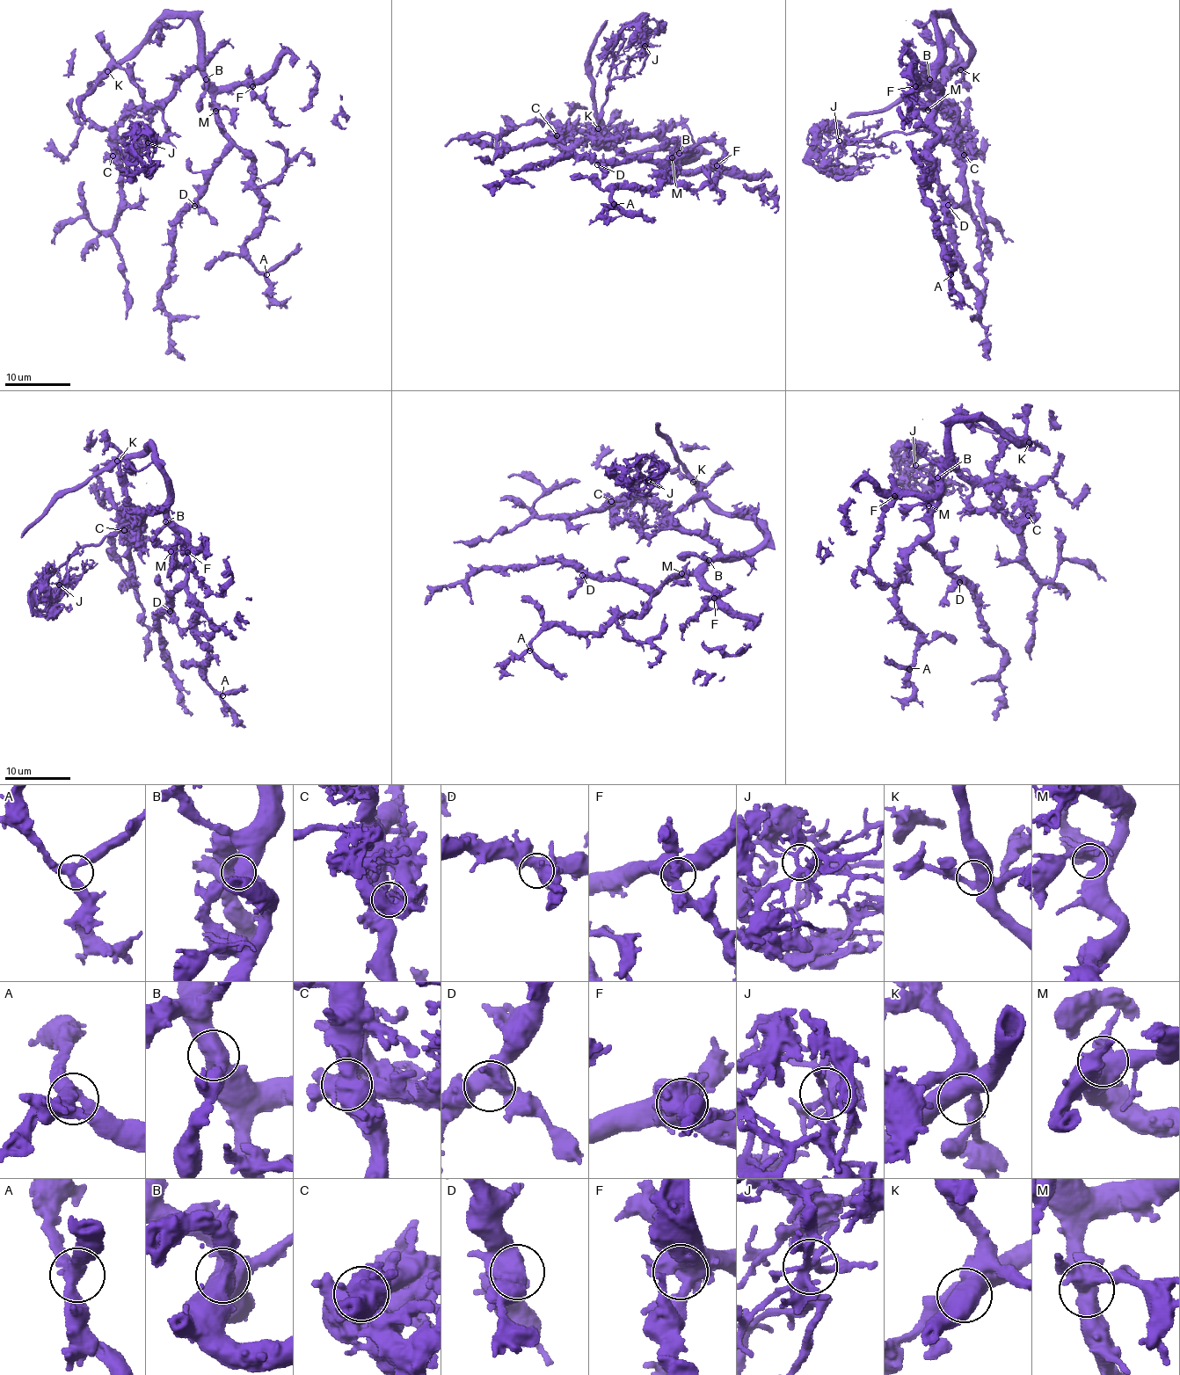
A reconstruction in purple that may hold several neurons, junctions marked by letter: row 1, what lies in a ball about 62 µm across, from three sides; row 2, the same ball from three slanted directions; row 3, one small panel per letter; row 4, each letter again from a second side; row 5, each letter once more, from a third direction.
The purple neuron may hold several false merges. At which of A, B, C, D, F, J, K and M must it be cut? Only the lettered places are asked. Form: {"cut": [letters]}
{"cut": ["C"]}

